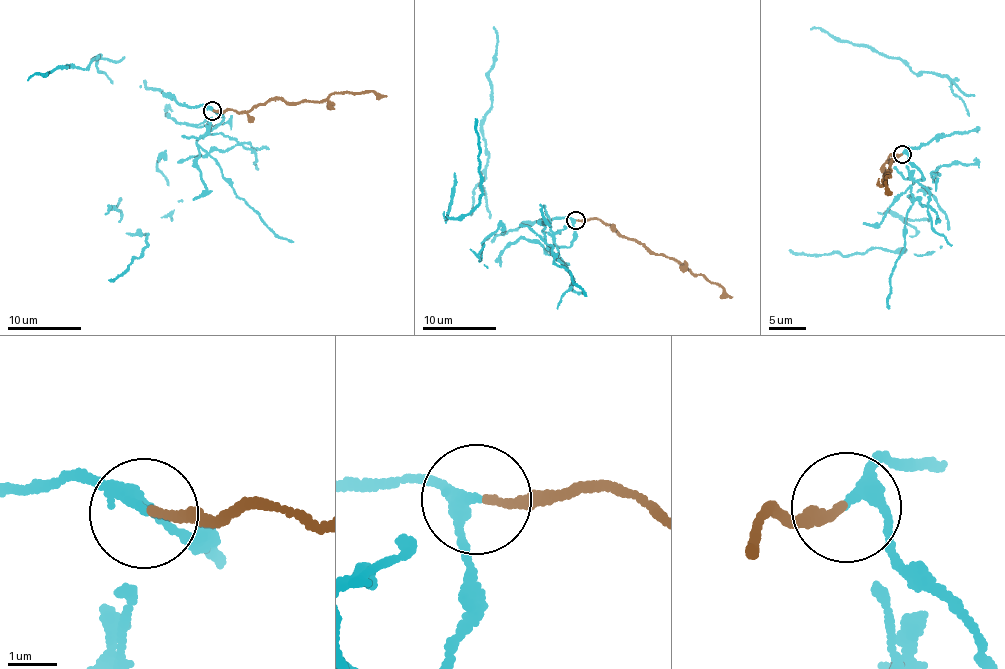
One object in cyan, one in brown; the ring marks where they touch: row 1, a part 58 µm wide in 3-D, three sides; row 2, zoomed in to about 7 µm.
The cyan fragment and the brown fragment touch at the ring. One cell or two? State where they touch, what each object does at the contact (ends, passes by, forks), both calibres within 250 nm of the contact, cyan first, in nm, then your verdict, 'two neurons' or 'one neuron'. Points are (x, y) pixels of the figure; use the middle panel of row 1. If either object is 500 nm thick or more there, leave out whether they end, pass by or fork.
place (575, 220); cyan passes by; brown ends; calibres 220 and 180 nm; two neurons

